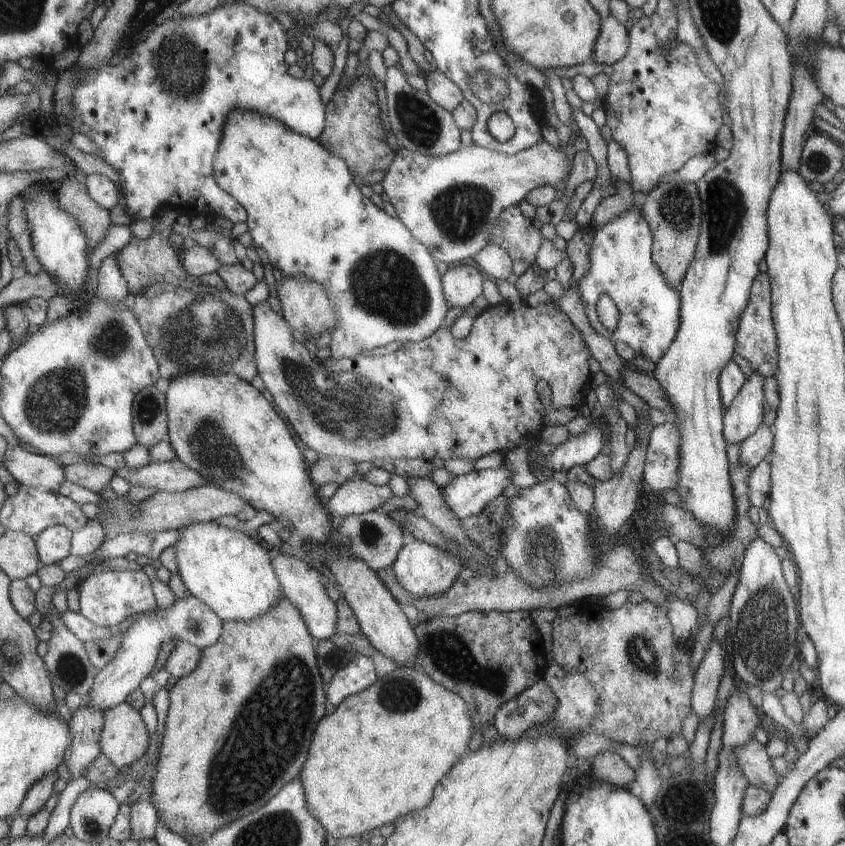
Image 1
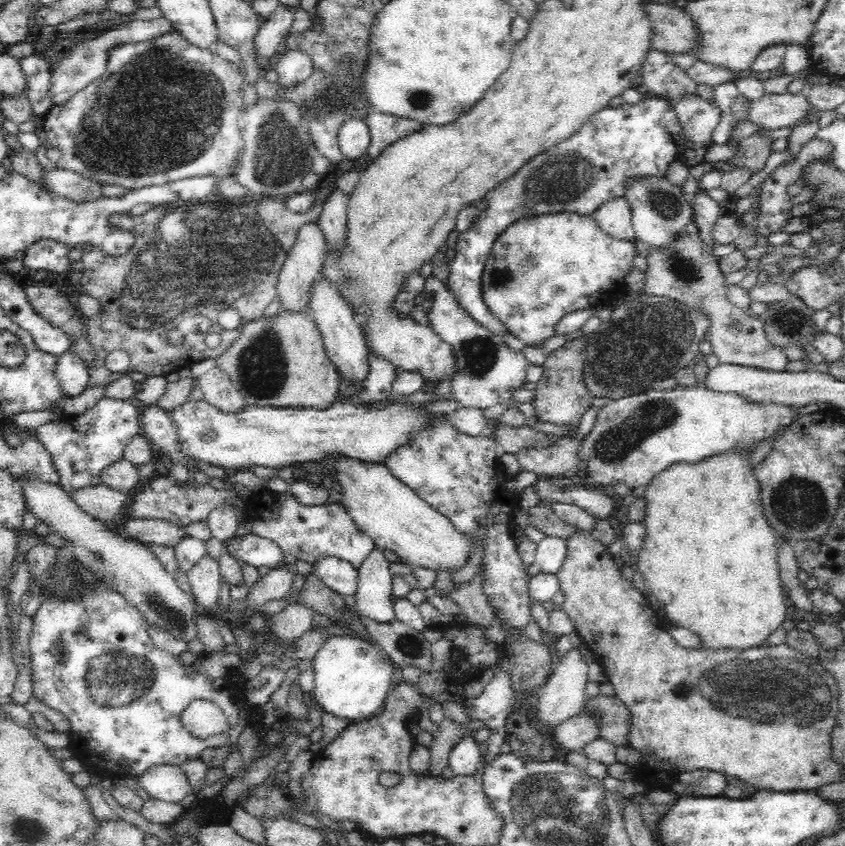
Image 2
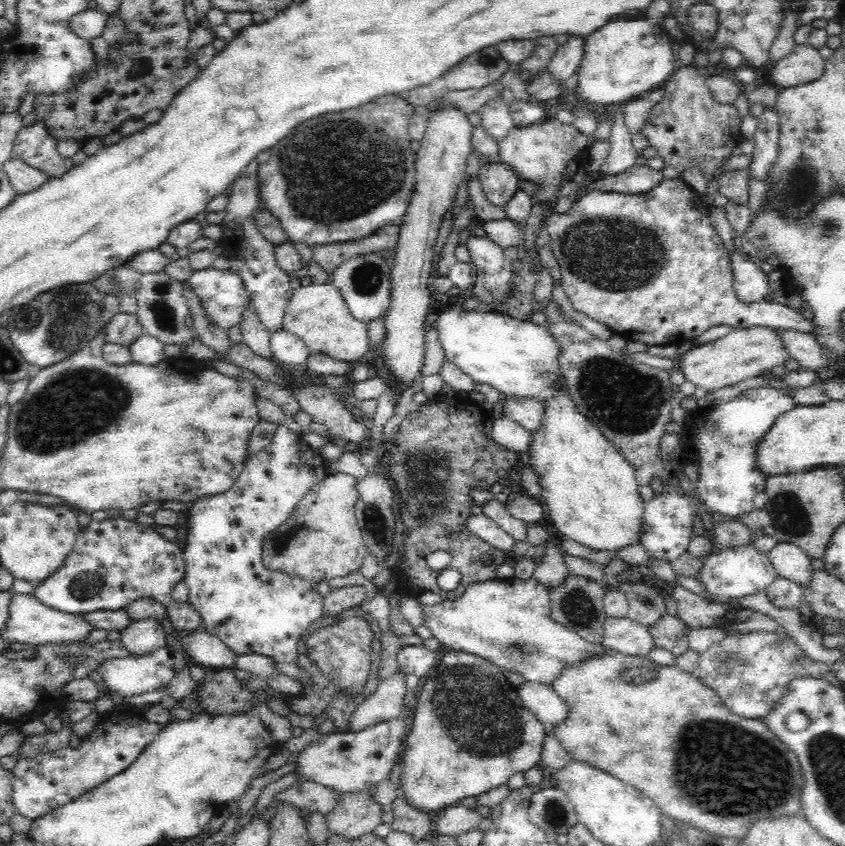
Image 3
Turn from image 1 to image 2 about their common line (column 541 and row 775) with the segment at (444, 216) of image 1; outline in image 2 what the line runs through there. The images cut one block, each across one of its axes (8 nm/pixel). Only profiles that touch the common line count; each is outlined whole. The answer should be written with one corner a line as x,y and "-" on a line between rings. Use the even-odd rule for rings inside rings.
172,763
152,766
138,780
150,798
170,804
180,804
192,790
182,767

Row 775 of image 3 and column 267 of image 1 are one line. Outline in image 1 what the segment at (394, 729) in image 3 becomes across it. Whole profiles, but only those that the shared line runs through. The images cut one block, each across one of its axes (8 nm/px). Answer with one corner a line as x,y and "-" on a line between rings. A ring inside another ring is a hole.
554,299
550,303
539,305
537,308
526,306
526,332
524,332
524,312
522,310
512,310
510,303
510,314
508,314
508,301
503,301
498,305
487,307
482,314
476,316
472,330
468,337
457,340
451,334
451,328
442,325
441,328
434,332
434,335
428,336
425,340
417,341
416,343
408,343
404,347
398,348
398,351
386,356
363,356
358,355
349,358
334,359
317,359
315,354
306,350
304,344
294,344
294,336
290,326
284,322
284,318
272,310
270,304
266,301
257,303
254,306
254,317
256,320
256,340
257,340
257,368
260,370
258,375
262,377
266,389
272,393
274,402
286,416
289,424
296,430
296,434
302,439
302,442
317,455
322,457
337,457
350,460
352,463
361,461
370,461
374,463
377,459
388,461
391,459
418,459
422,458
426,461
434,461
442,459
446,462
448,459
460,458
475,462
477,459
482,459
493,451
508,452
517,444
523,443
522,438
526,434
535,440
531,443
529,450
529,464
536,464
535,460
539,459
532,449
538,444
538,438
541,436
542,428
546,428
546,400
540,400
536,385
538,381
544,379
550,385
552,391
552,406
554,409
560,408
582,408
586,401
586,392
588,392
588,348
583,342
583,336
572,326
569,317
561,312
554,304

